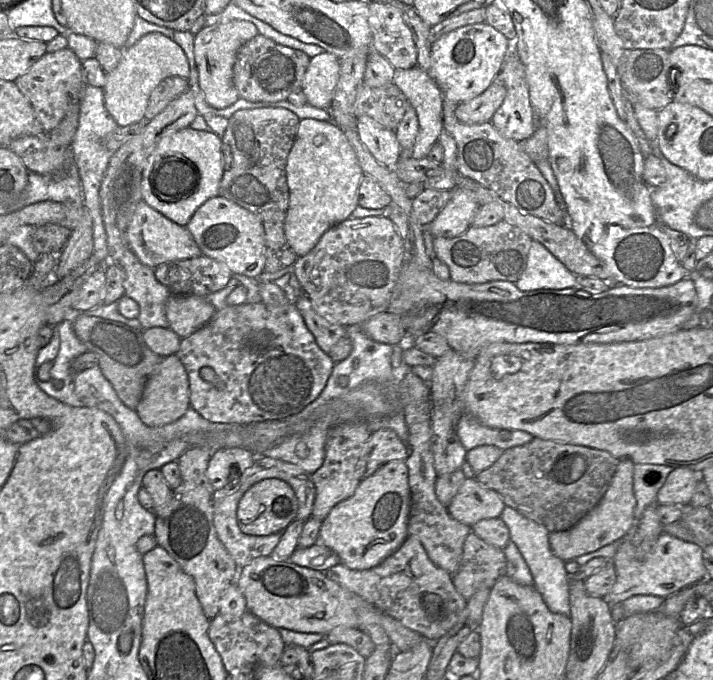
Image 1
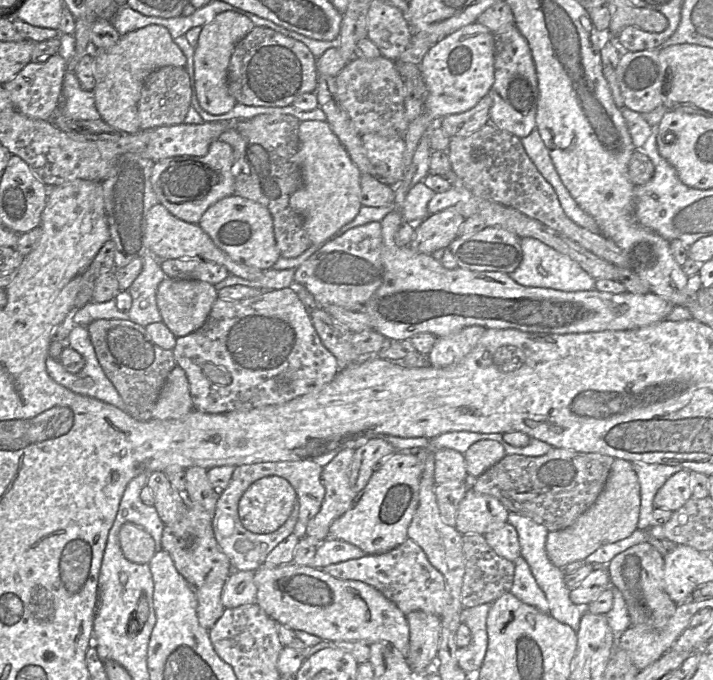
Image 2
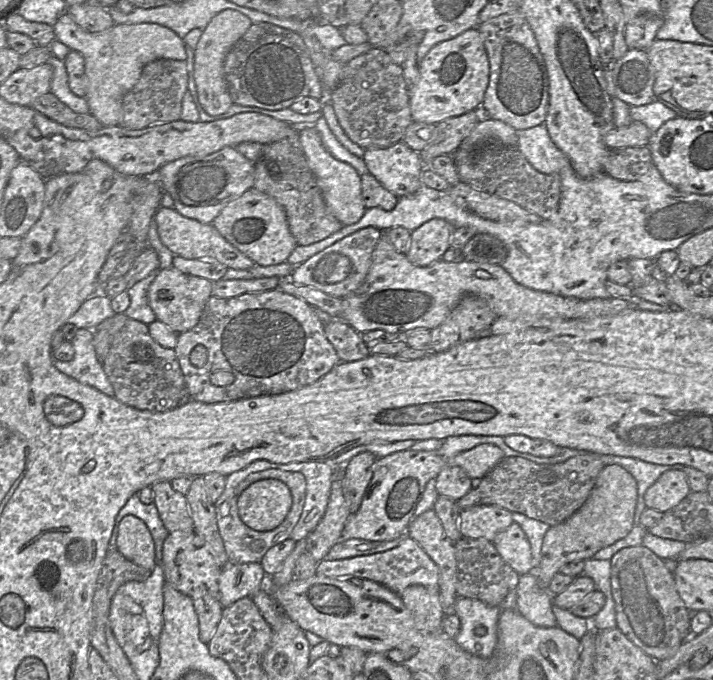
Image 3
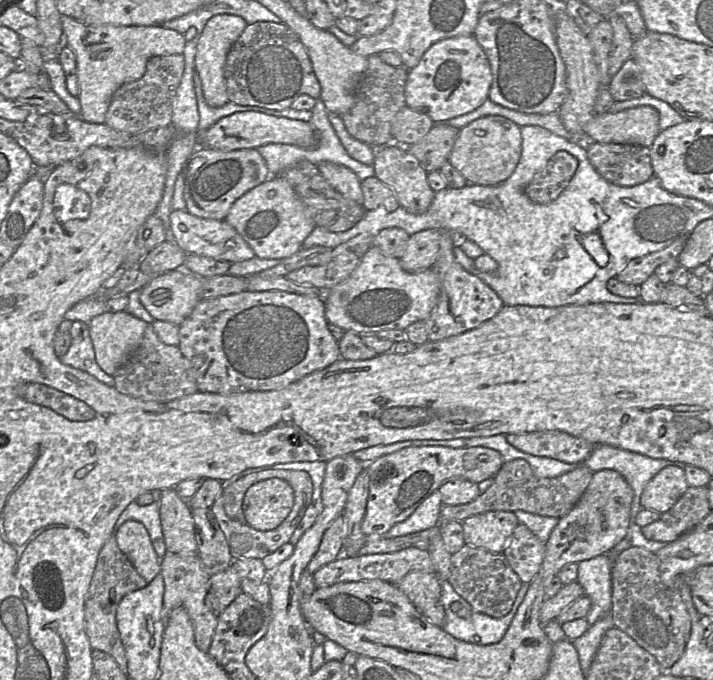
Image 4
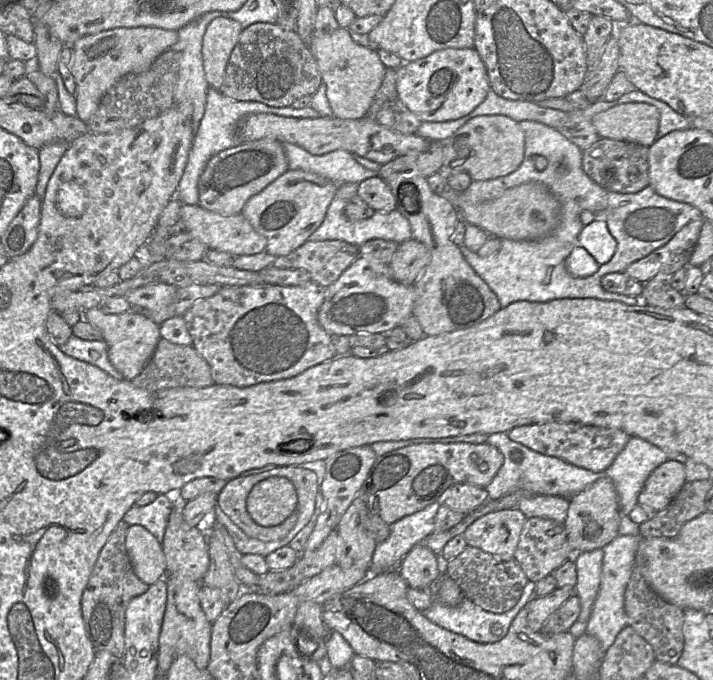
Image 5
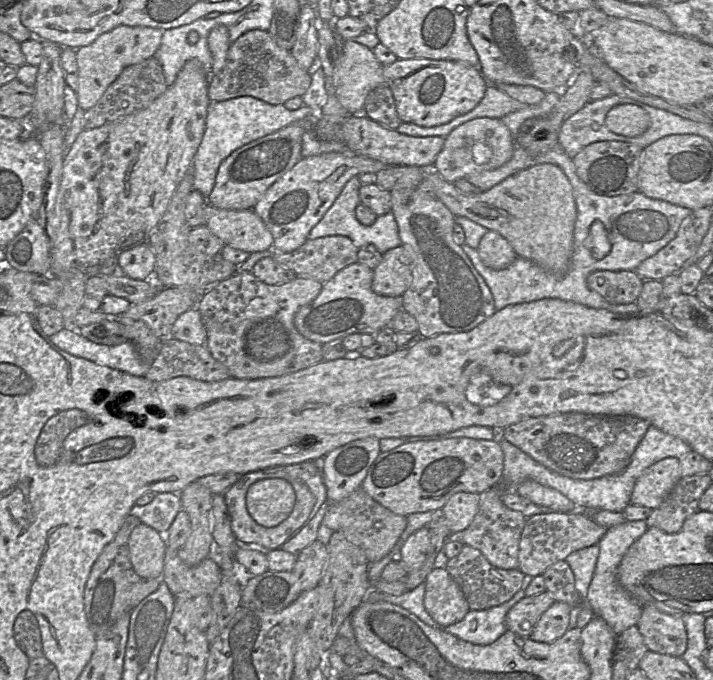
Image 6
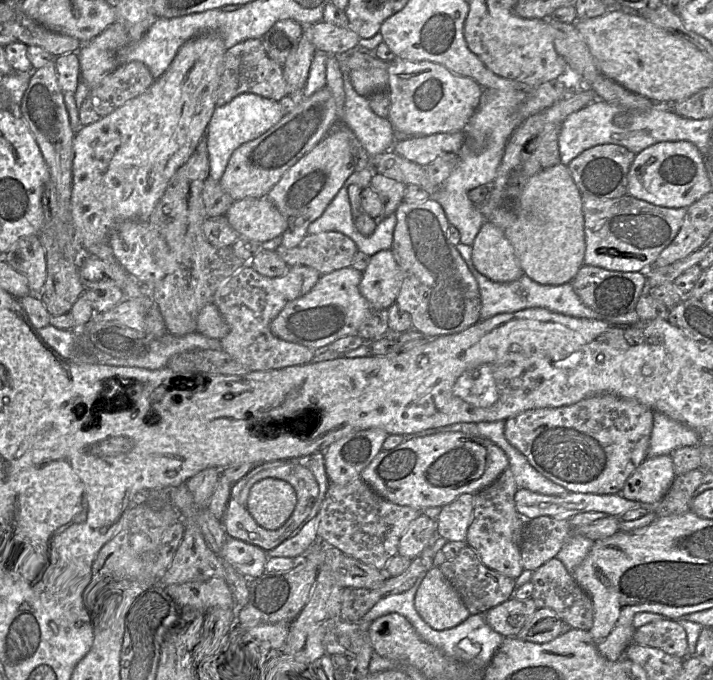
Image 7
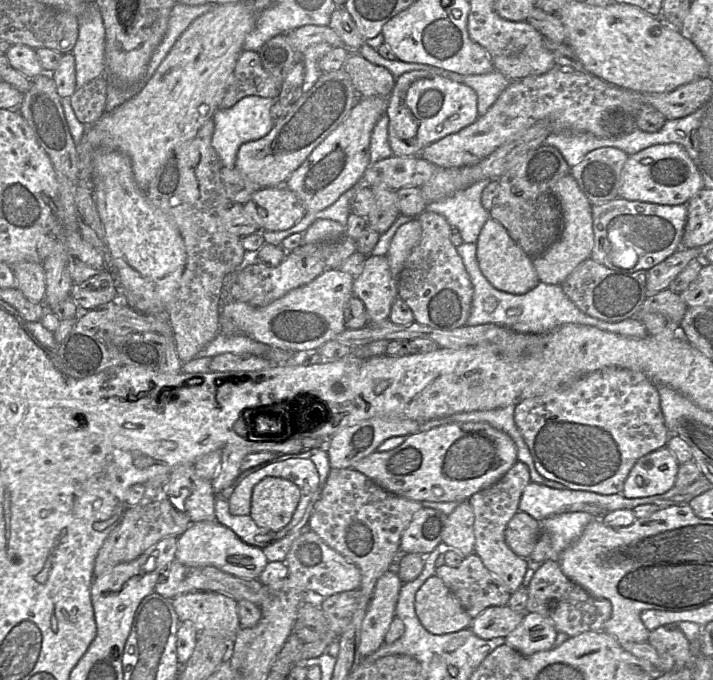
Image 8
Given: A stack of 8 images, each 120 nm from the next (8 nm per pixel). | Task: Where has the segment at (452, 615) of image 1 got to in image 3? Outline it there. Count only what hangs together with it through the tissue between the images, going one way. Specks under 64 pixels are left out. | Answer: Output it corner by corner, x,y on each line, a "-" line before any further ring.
410,537
385,552
356,556
342,560
322,560
317,563
317,575
329,578
363,578
390,589
400,595
407,587
421,585
439,589
439,568
420,545

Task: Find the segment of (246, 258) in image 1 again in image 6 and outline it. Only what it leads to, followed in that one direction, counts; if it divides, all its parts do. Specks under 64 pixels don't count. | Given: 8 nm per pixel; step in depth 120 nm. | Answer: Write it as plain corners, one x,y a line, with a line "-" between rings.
337,152
303,157
267,189
252,210
271,232
272,249
292,252
305,243
311,229
328,211
351,177
360,173
377,173
386,167
386,164
369,157
346,156

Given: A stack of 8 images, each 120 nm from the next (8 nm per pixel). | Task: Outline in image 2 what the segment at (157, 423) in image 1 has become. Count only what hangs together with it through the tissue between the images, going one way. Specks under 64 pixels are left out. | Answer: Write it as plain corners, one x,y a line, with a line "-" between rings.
177,365
170,372
162,388
152,412
152,418
159,420
179,419
193,409
188,378
185,371

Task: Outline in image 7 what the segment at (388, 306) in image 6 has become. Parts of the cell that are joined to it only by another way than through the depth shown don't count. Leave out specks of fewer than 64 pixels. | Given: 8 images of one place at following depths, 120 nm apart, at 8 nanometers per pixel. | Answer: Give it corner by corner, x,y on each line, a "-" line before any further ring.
346,267
321,275
308,293
290,301
274,318
270,325
272,333
285,341
299,343
312,350
357,334
363,321
373,312
370,303
359,290
362,273

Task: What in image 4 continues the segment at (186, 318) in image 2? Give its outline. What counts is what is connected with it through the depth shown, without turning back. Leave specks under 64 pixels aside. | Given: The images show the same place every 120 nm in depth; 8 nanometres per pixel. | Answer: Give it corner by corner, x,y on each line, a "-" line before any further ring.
176,269
152,277
141,290
140,301
155,320
181,325
201,300
202,278
186,271

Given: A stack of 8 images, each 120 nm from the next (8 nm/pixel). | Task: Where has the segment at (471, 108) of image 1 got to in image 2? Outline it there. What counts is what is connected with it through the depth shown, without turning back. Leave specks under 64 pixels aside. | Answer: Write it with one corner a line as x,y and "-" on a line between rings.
487,94
472,109
444,117
441,128
449,138
468,136
490,122
491,107
492,98

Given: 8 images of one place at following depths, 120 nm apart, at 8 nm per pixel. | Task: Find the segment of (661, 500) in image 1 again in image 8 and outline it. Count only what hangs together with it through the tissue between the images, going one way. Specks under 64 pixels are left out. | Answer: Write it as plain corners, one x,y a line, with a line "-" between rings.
665,446
641,457
631,469
622,490
626,498
643,498
668,492
680,464

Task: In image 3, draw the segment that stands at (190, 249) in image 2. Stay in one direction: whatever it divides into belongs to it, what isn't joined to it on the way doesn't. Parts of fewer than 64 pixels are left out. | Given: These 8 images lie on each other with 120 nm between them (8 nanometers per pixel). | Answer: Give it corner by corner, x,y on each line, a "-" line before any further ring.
161,206
155,214
158,235
161,242
176,256
186,259
211,259
228,268
246,270
256,263
229,243
212,224
204,224
181,215
174,208

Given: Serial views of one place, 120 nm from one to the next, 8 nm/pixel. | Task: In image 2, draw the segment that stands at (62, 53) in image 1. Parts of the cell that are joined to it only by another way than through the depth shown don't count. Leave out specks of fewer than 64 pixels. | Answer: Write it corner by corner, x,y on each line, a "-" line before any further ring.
58,53
43,62
29,62
14,78
3,84
14,109
23,115
40,120
51,120
62,102
62,86
67,71
67,61

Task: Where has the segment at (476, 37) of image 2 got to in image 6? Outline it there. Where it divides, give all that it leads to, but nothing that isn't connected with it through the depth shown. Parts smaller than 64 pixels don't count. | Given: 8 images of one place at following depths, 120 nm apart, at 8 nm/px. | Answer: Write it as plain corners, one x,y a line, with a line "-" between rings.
397,59
390,65
384,65
382,72
385,84
392,91
402,123
413,123
422,127
440,126
470,112
483,99
490,84
479,68
450,60

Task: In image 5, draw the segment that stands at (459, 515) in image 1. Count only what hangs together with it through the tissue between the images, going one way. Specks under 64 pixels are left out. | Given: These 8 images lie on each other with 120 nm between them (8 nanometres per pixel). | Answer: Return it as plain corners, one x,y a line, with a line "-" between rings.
518,508
492,511
476,519
462,535
467,545
510,560
526,519

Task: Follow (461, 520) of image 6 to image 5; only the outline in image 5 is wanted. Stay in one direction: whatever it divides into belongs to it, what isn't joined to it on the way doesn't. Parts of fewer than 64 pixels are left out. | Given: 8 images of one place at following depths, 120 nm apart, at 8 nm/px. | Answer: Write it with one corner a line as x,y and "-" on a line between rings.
457,483
449,486
440,496
440,503
454,511
467,514
489,498
485,488

